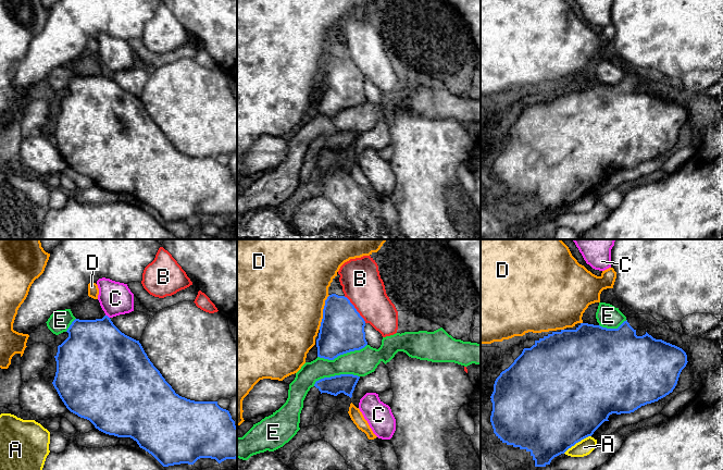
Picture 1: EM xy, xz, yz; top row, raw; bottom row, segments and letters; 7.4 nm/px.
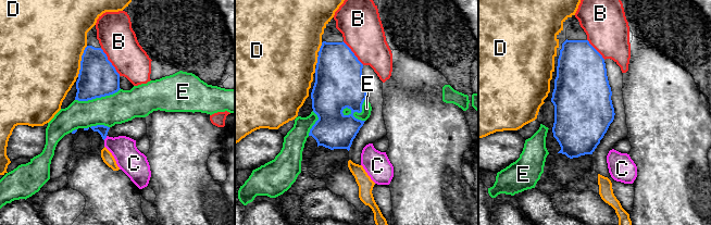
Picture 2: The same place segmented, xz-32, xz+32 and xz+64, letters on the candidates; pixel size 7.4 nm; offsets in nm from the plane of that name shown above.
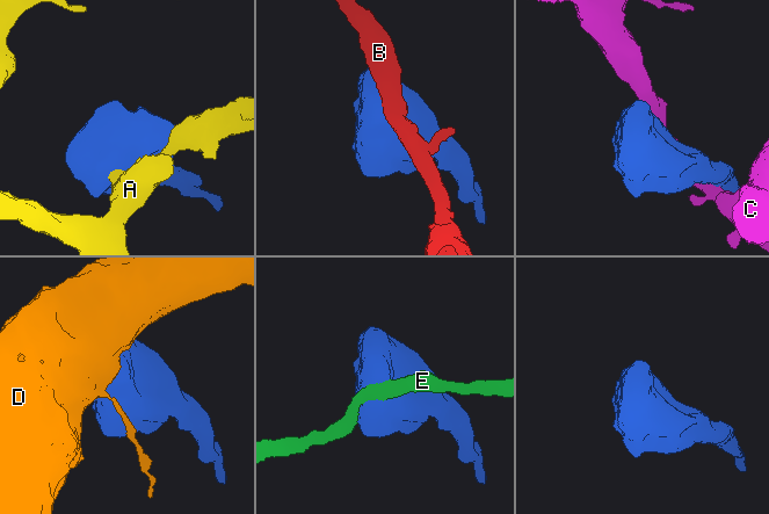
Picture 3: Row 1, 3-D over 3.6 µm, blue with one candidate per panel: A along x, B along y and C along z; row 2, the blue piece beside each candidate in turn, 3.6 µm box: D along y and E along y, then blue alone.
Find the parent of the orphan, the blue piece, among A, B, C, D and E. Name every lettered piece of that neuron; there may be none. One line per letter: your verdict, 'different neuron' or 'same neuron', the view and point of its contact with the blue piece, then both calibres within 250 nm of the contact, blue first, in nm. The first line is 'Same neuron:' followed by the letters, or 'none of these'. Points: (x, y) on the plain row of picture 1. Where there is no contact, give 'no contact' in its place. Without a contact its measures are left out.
Same neuron: none of these
A: different neuron; meets blue in yz at (576, 198); 500 nm thick on the blue side, 120 nm on the other
B: different neuron; meets blue in xz at (356, 65); 320 nm thick on the blue side, 300 nm on the other
C: different neuron; meets blue in xy at (108, 73); 440 nm thick on the blue side, 240 nm on the other
D: different neuron; meets blue in xz at (323, 69); 320 nm thick on the blue side, 500 nm on the other
E: different neuron; meets blue in xz at (341, 110); 320 nm thick on the blue side, 190 nm on the other

